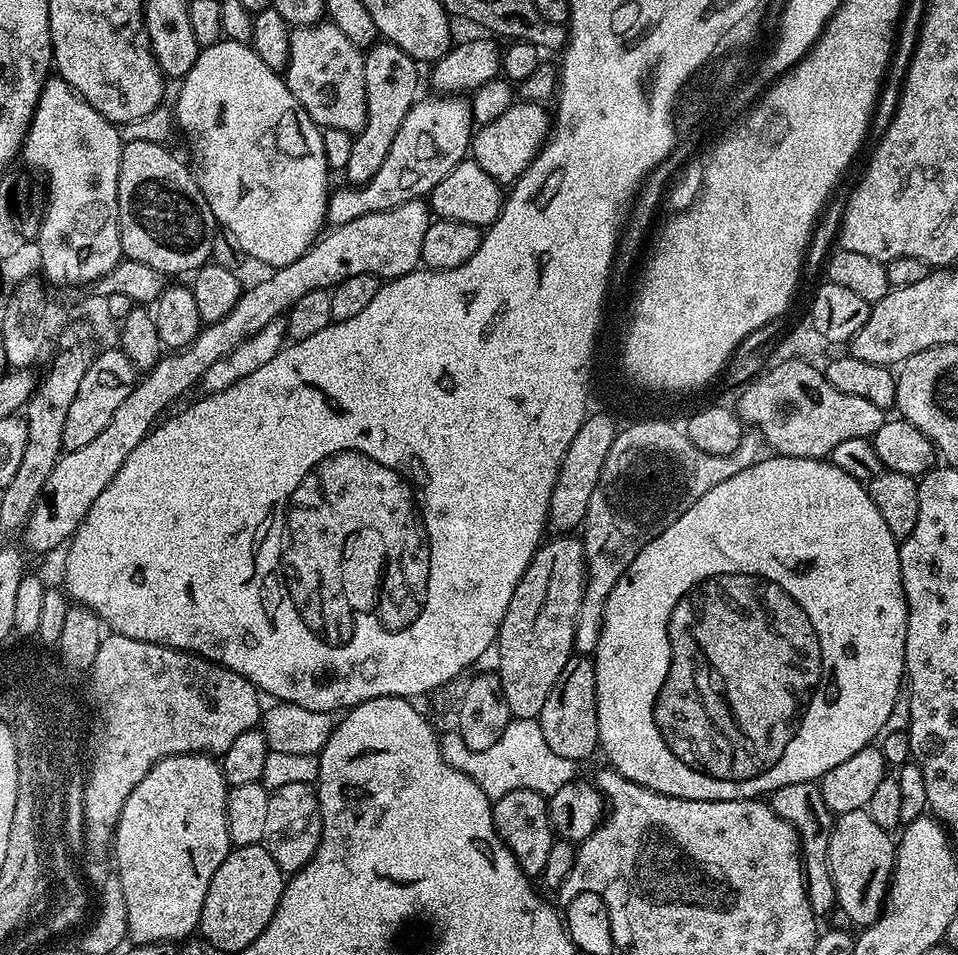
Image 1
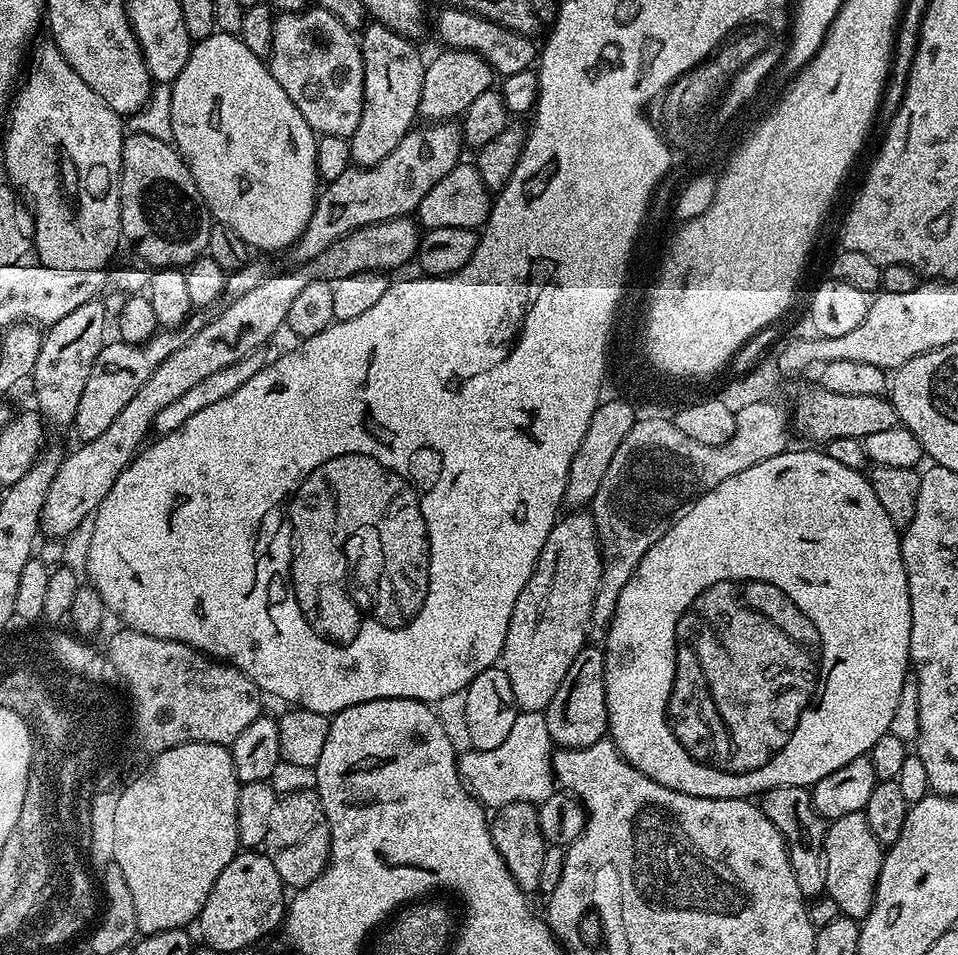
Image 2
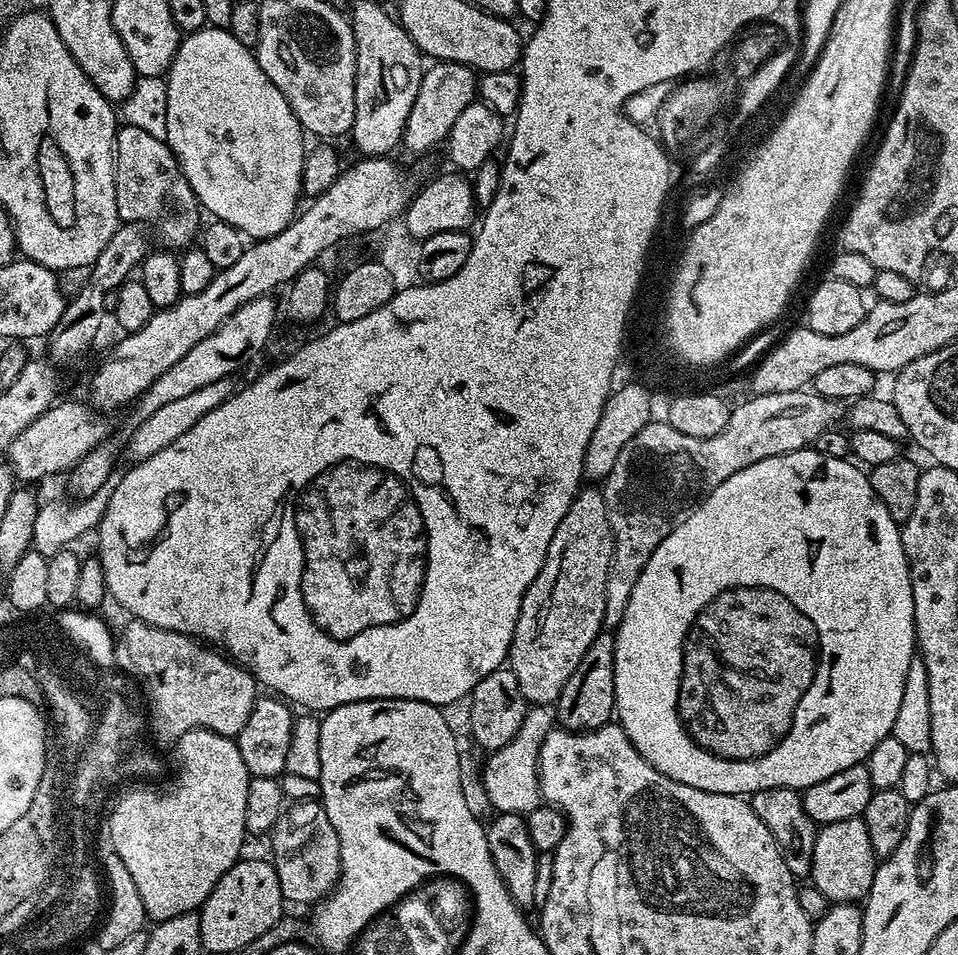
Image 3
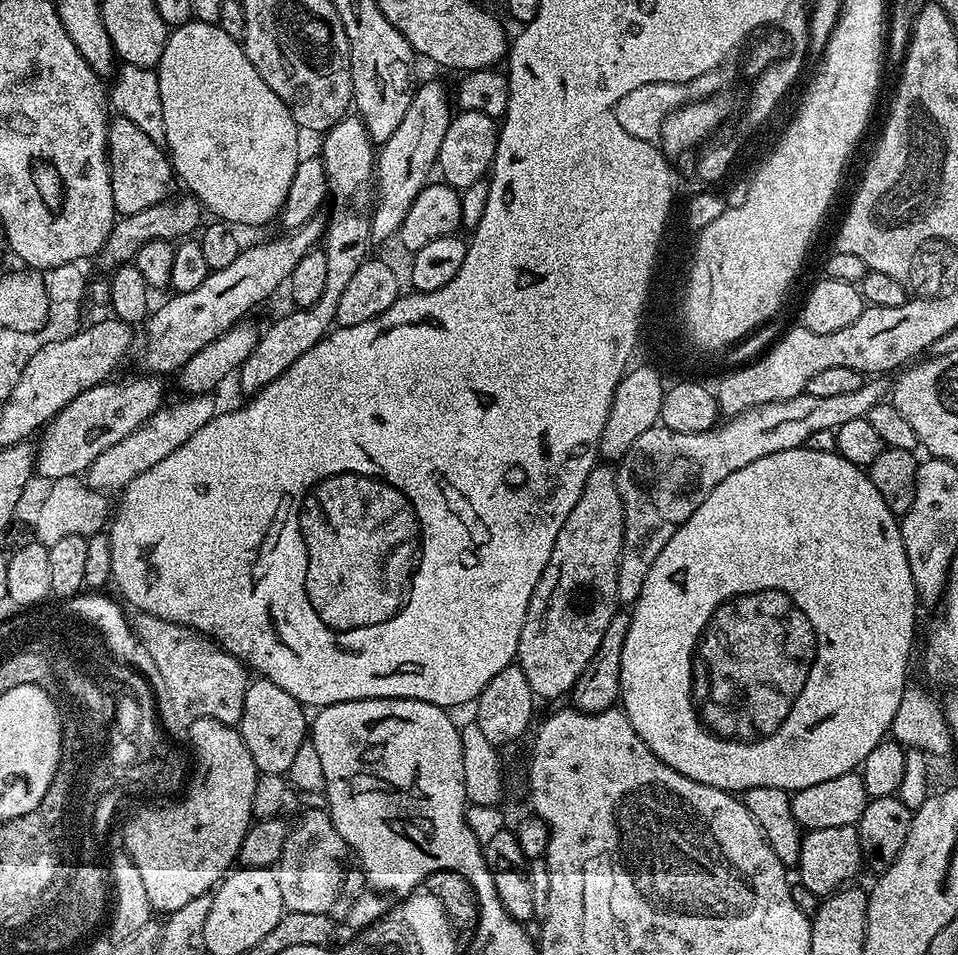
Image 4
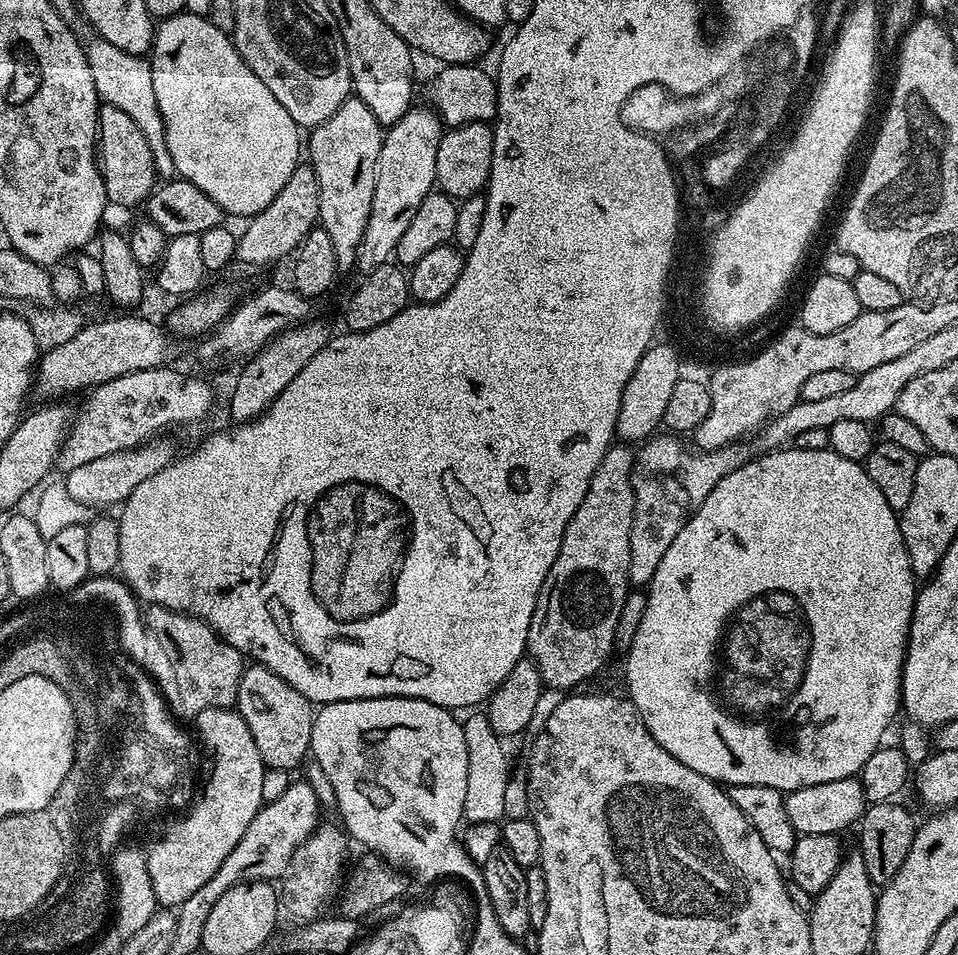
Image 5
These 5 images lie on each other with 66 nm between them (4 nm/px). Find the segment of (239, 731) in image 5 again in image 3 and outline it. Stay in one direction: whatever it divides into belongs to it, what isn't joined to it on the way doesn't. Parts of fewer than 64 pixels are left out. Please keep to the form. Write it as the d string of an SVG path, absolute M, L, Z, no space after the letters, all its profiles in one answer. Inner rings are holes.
M195 728L194 730L186 730L186 734L182 734L182 738L178 738L174 745L174 751L176 751L176 760L180 763L180 769L176 772L176 777L173 778L172 781L169 782L165 788L138 788L142 786L136 786L133 792L128 792L124 797L121 798L120 801L117 802L116 805L112 808L112 817L108 820L108 832L112 835L112 844L114 847L114 855L118 858L122 858L122 863L125 864L126 870L130 870L130 878L134 878L134 886L138 886L138 894L142 897L142 906L144 907L145 917L149 921L159 922L162 920L173 920L176 916L181 916L182 914L186 914L187 912L196 912L197 910L204 907L204 903L206 902L206 898L212 893L214 890L214 886L218 886L218 882L222 878L222 874L226 874L226 870L230 870L236 864L236 861L241 859L242 853L240 852L244 848L244 840L246 841L246 794L248 793L248 782L249 775L246 770L246 762L242 762L242 753L238 751L238 746L236 745L235 739L230 736L223 736L222 734L214 734L210 730L206 730L205 728Z

